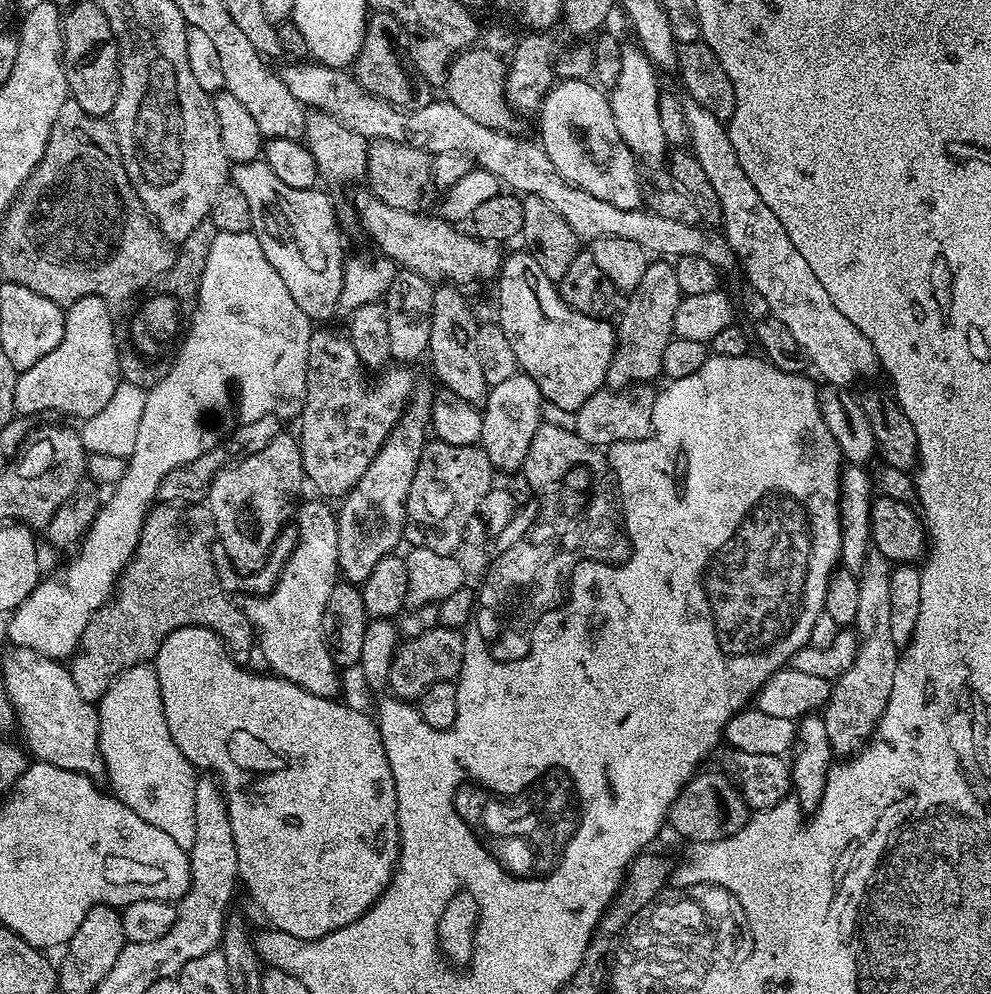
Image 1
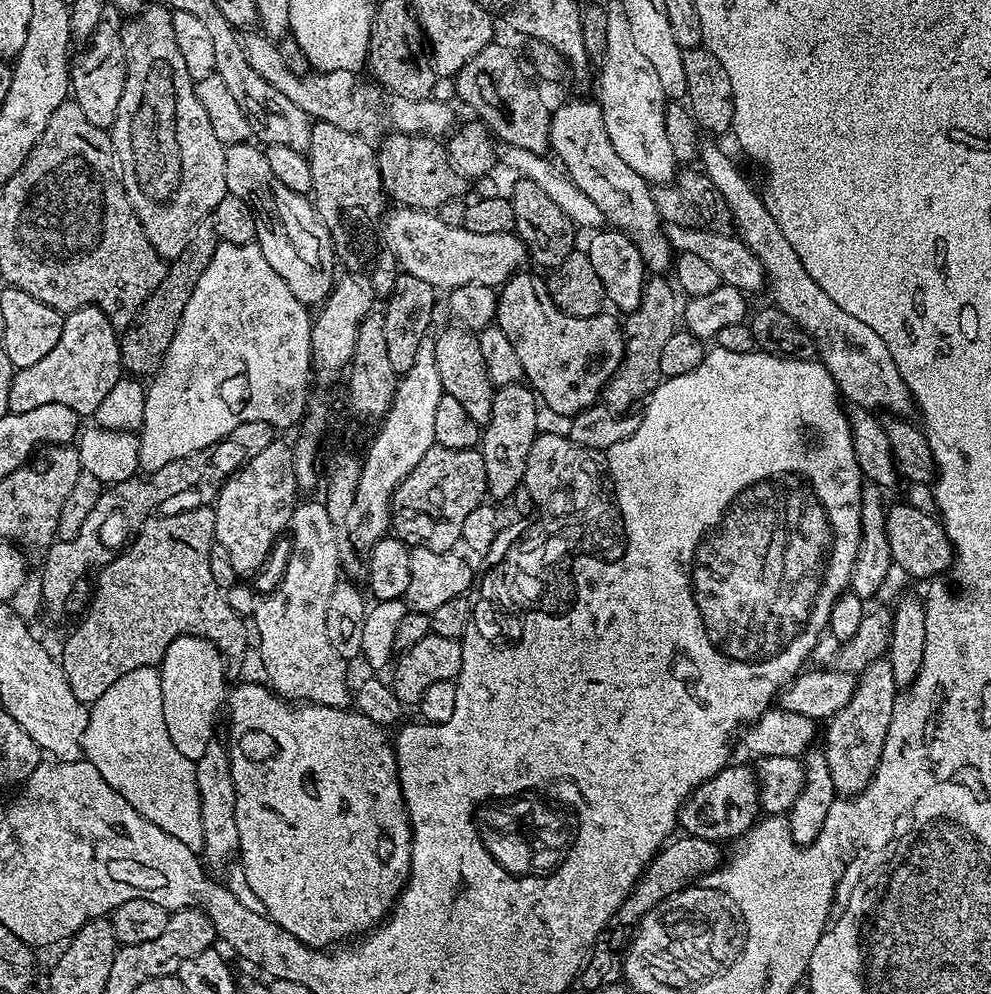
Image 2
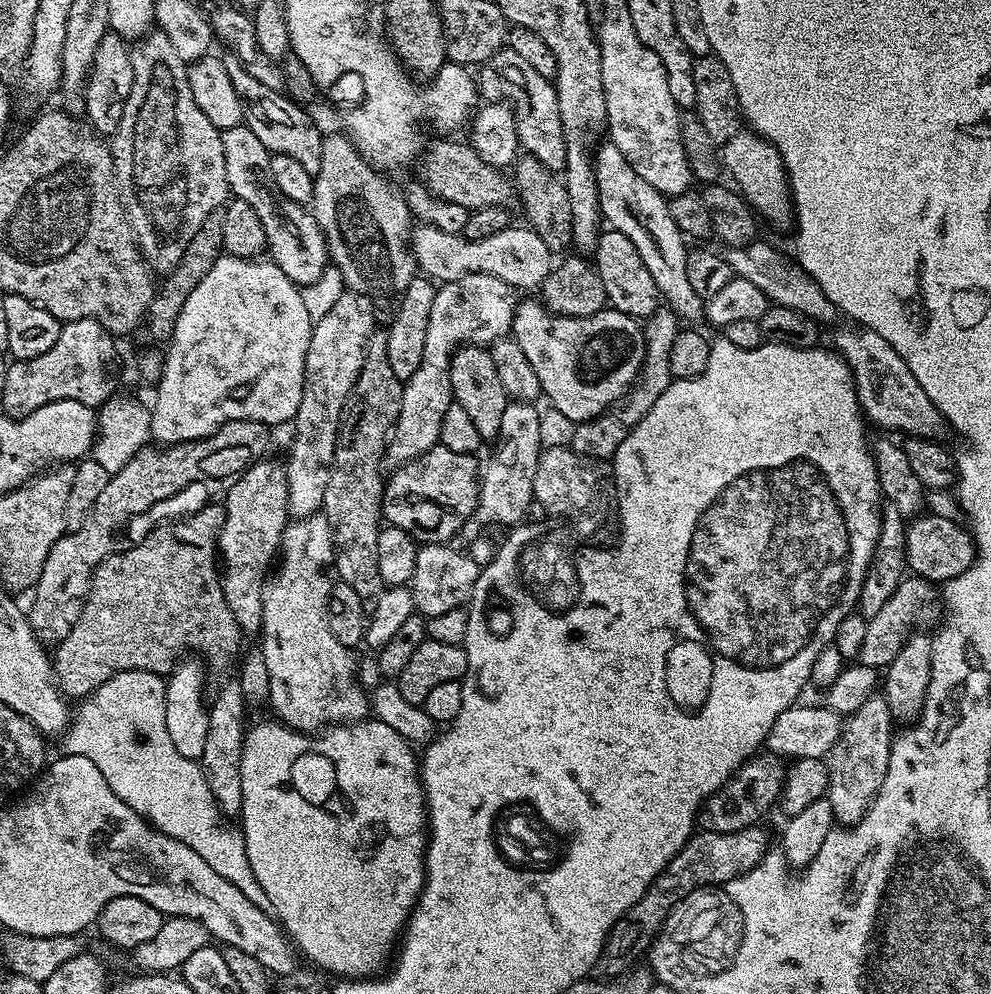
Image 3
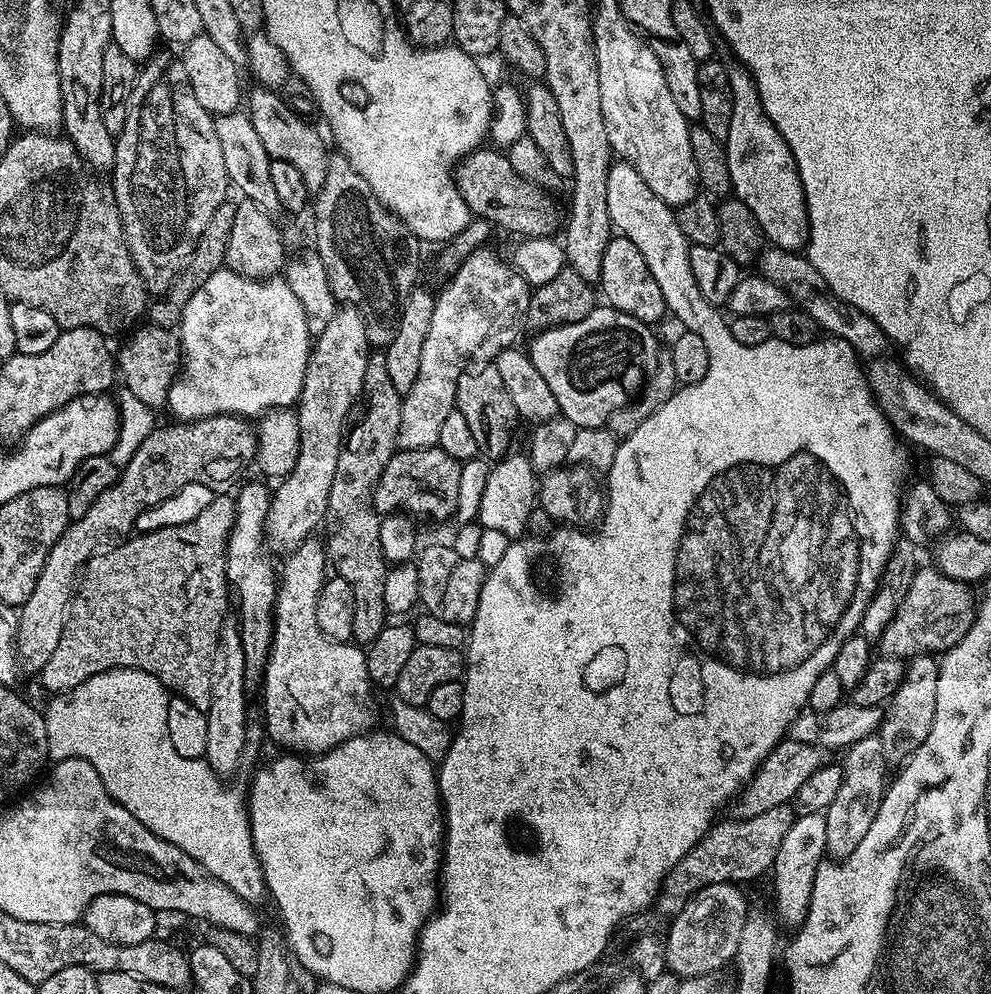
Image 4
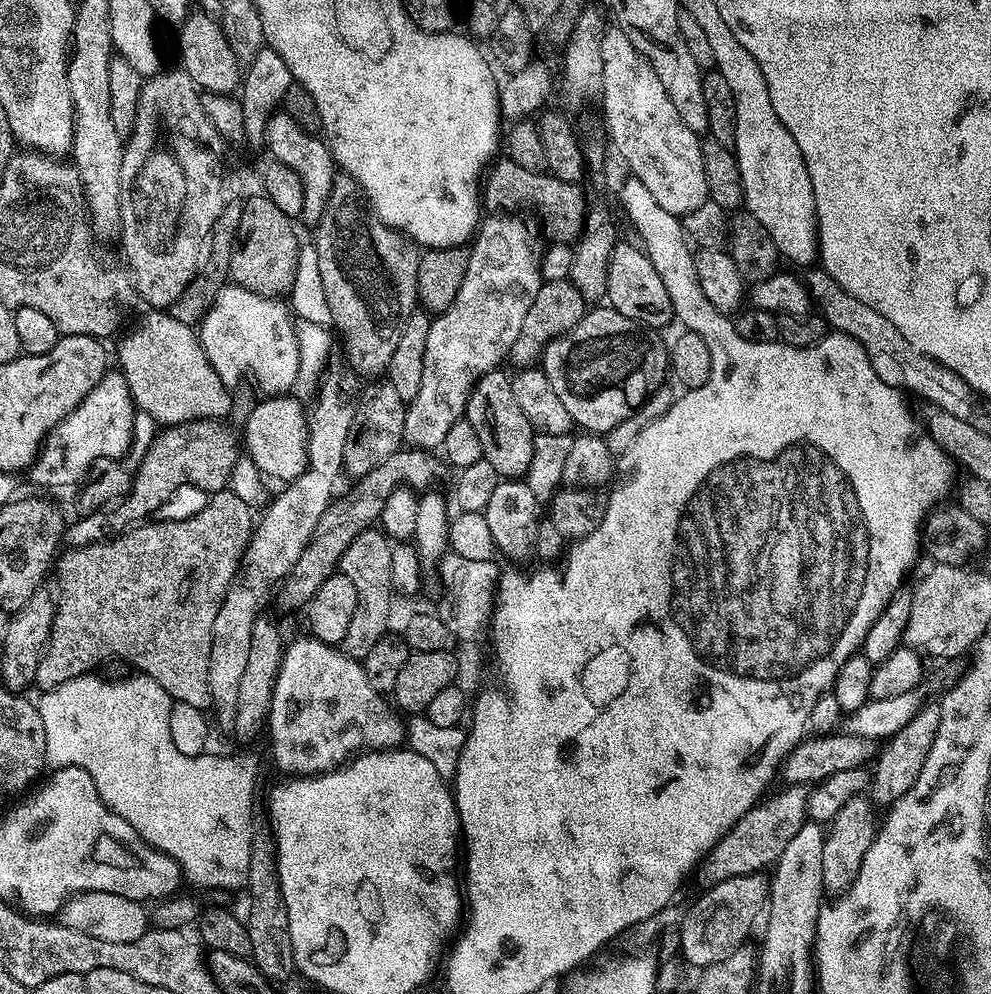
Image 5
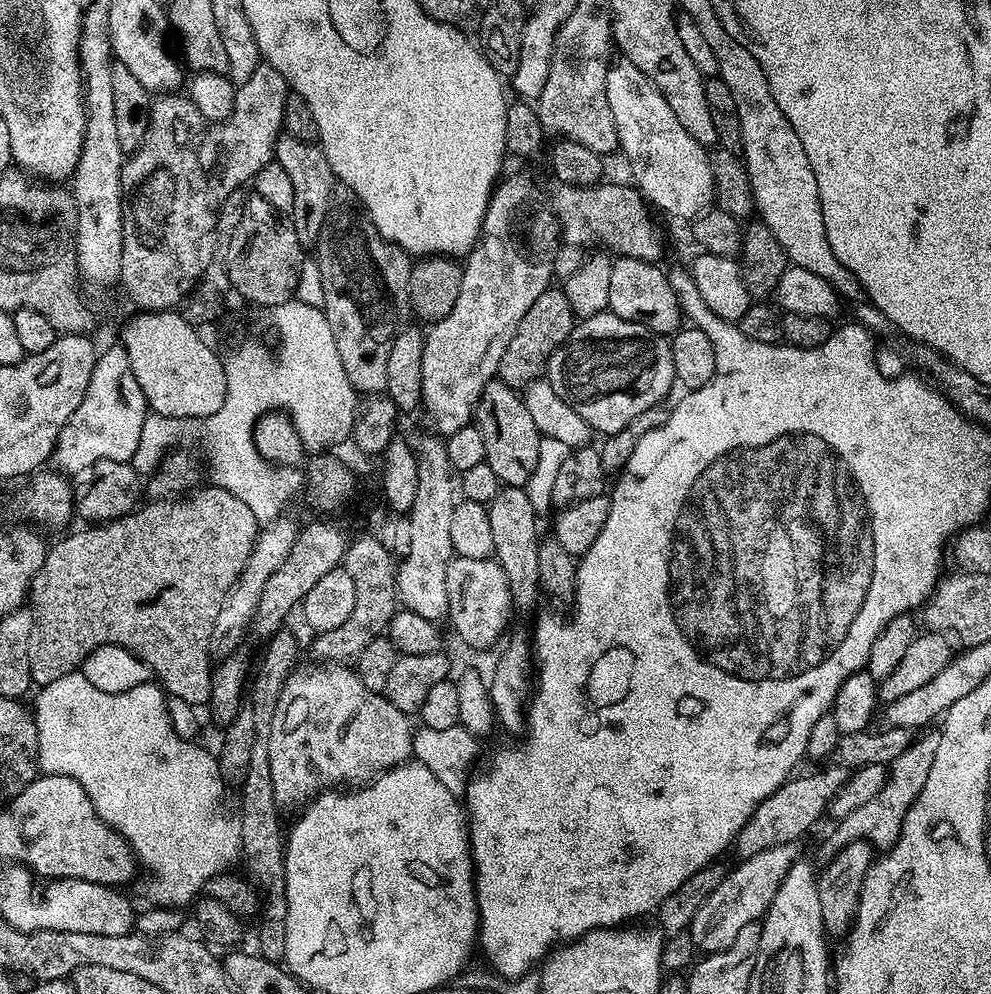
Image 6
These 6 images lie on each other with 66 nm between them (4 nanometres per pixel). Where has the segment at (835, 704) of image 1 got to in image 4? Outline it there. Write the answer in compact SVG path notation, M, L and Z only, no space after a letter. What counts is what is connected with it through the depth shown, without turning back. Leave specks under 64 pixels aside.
M877 735L860 739L845 749L843 756L844 760L841 759L840 762L843 770L842 784L834 796L834 801L824 813L827 853L838 860L849 856L856 845L865 838L888 784L888 763L884 756L884 747Z

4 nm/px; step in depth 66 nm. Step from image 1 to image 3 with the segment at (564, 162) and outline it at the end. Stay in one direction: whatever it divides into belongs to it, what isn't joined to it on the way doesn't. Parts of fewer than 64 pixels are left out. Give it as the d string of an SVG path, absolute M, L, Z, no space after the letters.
M611 142L597 147L594 152L596 185L600 199L600 215L607 227L613 232L626 234L630 242L634 242L634 250L642 257L646 270L650 270L650 278L654 278L654 286L660 291L663 303L676 313L681 321L705 319L705 297L700 296L690 286L690 278L686 278L686 258L689 249L684 248L686 237L674 226L674 218L670 218L670 210L666 197L641 175L636 174L634 167L622 156L618 146Z

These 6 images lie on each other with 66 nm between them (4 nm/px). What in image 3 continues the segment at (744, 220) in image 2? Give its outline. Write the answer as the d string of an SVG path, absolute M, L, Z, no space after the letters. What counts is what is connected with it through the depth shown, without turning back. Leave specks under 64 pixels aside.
M863 326L848 327L852 328L837 334L834 348L852 372L861 412L871 423L873 420L892 432L905 432L905 437L939 441L940 435L946 432L944 416L932 405L930 398L926 398L926 390L918 386L918 378L910 374L910 366L902 362L898 350L874 330Z

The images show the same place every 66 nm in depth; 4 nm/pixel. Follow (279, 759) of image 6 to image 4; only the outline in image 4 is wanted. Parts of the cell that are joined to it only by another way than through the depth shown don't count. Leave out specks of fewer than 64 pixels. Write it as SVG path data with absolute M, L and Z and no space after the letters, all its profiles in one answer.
M309 538L297 545L293 552L287 553L283 557L284 569L278 572L278 587L276 590L276 625L272 635L272 649L268 655L268 665L264 671L262 689L264 688L264 724L268 727L268 736L276 744L281 744L281 749L291 750L296 754L319 754L328 752L342 742L346 742L355 736L363 736L364 733L373 731L376 720L376 704L372 701L372 692L374 693L372 679L368 677L366 670L366 652L363 647L357 646L352 642L342 640L332 640L318 626L318 594L322 590L326 573L324 573L324 560L326 561L326 548L323 543L320 544L316 538Z

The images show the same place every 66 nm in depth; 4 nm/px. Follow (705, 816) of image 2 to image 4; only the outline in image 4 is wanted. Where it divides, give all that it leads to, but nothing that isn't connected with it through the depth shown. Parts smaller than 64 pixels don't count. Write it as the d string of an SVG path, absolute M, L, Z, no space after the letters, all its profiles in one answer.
M791 738L781 740L774 750L770 750L766 759L760 761L752 779L745 783L735 797L735 815L742 819L754 818L755 815L765 813L766 810L787 805L795 797L802 782L806 782L806 778L810 778L814 770L823 767L824 764L829 763L829 760L829 749L810 746Z

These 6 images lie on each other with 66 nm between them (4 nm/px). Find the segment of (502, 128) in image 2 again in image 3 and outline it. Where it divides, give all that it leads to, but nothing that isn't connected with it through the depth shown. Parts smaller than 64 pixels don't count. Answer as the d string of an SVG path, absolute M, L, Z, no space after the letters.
M505 46L497 50L485 64L479 65L478 92L485 101L496 102L501 100L506 102L514 114L516 133L520 139L520 148L523 149L527 155L538 158L538 162L542 162L542 166L546 166L552 172L557 174L563 173L564 167L566 166L568 139L564 136L562 118L558 114L556 86L552 80L542 78L542 74L536 73L514 49Z

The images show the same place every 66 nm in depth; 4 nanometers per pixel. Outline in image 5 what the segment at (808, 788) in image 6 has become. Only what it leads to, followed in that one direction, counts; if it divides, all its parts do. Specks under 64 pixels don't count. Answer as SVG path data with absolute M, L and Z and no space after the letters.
M789 785L783 787L782 791L774 796L770 798L765 797L762 801L759 801L756 806L747 811L734 824L730 831L719 839L708 855L701 860L696 870L696 878L706 882L705 885L711 886L730 880L730 878L759 873L762 869L766 868L764 866L768 868L775 865L789 841L807 821L808 793L809 791L805 785Z

